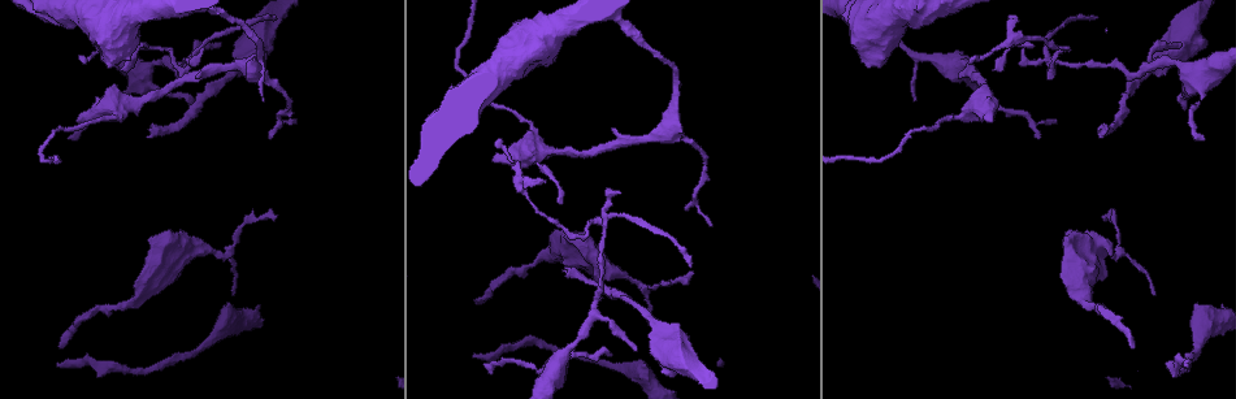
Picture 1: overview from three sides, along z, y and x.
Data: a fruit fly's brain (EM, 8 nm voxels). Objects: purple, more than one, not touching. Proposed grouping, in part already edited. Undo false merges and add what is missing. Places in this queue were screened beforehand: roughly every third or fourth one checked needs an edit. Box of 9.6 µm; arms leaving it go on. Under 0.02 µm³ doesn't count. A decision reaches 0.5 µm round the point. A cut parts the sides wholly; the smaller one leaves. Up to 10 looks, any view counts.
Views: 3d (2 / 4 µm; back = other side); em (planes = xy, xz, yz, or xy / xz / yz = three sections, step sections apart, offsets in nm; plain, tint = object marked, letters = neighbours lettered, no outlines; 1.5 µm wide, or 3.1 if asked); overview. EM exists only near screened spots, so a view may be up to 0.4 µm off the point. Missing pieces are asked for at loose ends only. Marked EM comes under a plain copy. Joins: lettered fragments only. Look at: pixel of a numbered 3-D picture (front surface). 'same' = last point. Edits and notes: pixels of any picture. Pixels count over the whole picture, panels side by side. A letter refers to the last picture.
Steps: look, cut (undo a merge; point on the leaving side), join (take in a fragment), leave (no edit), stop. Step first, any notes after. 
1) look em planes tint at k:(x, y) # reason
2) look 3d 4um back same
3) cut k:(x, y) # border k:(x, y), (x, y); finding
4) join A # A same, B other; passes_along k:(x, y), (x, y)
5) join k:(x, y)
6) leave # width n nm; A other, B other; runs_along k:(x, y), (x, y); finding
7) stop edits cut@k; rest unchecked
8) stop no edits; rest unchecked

look 3d 2um at 1:(1145, 65) # sudden change in width

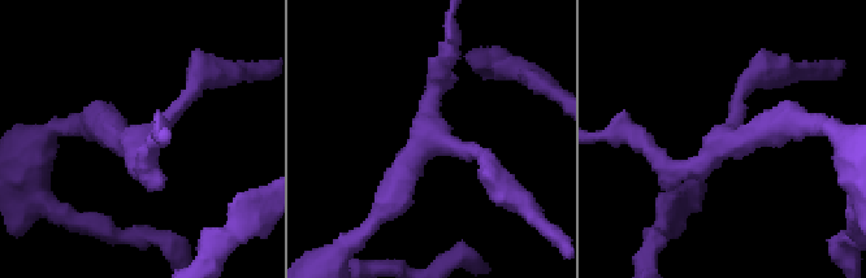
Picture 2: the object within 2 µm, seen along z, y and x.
look em xz step 8 letters at 2:(729, 138)

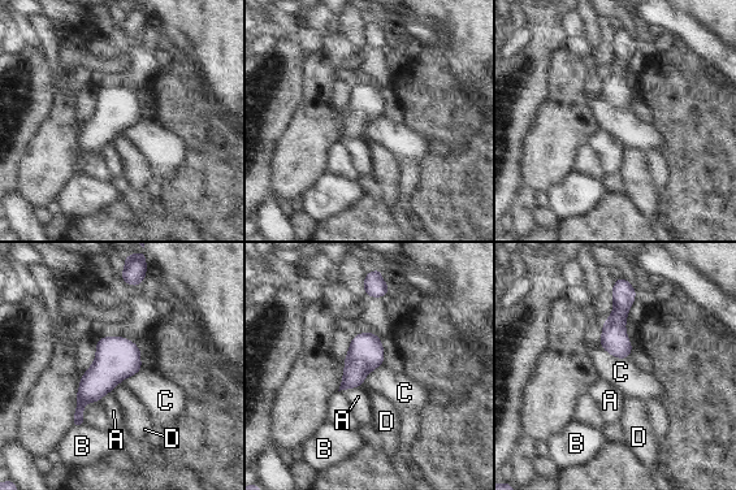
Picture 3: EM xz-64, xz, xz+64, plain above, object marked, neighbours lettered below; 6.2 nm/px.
look em yz step 8 letters same

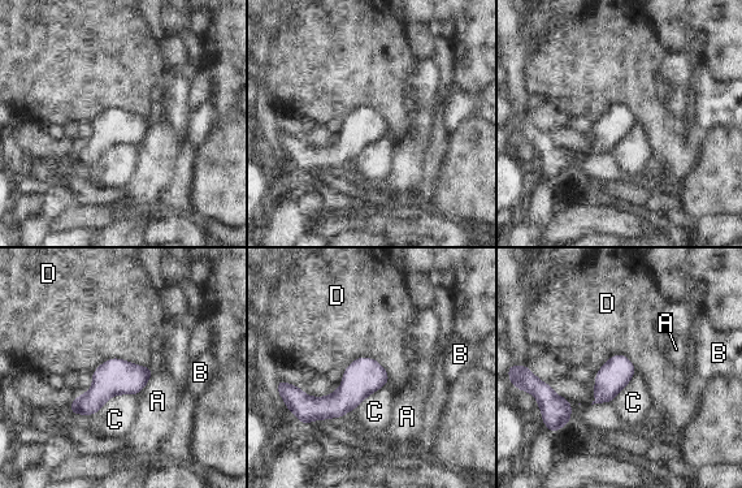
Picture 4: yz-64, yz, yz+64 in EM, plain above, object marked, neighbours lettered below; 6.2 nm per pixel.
leave # width 190 nm; A other, B other, C other, D other; border 4:(152, 370), (109, 358), (92, 372); continuous, no second neuron

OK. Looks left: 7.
look em planes letters at 1:(188, 68)

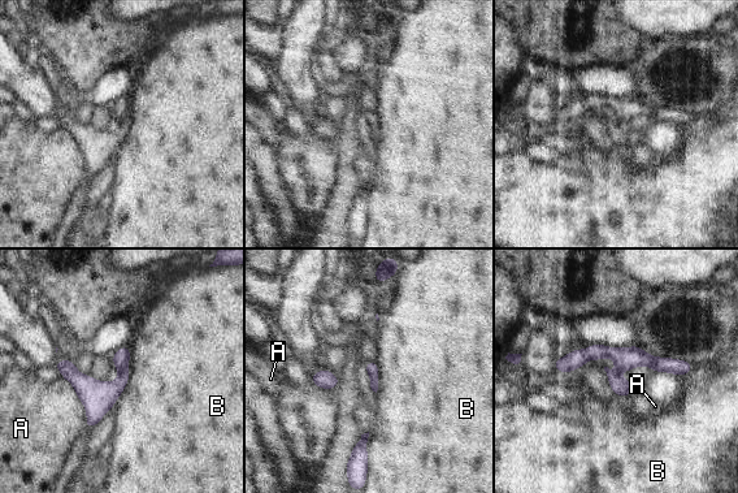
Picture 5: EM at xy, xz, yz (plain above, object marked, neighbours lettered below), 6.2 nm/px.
cut 5:(98, 397) # A other, B other; border 5:(127, 363), (121, 371); a second neuron is stuck on

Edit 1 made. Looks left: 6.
look em xz step 8 tint at 1:(711, 225) # thin end

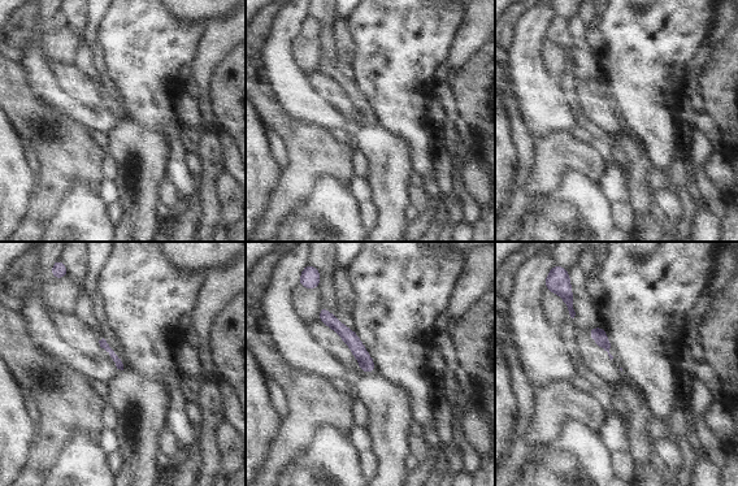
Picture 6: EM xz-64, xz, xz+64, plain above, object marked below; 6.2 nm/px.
look em planes letters same # another direction

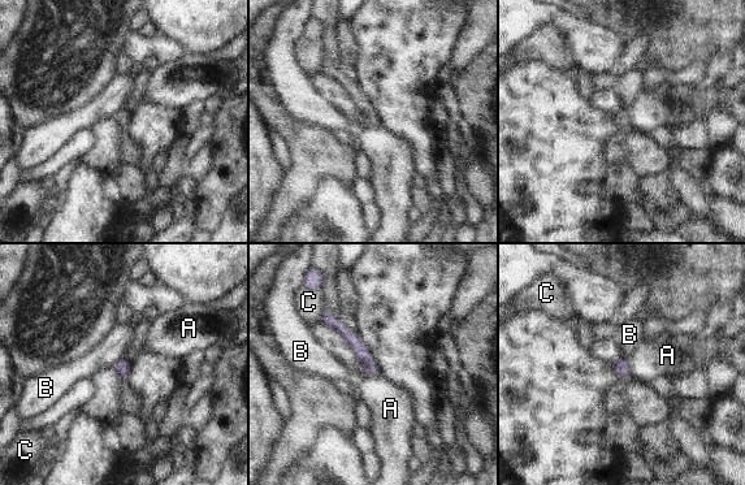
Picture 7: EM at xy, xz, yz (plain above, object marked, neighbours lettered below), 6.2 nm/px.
leave # A other, B other, C other; border 7:(627, 360), (629, 375); no lettered fragment goes on from it

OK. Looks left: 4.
look em planes letters at 1:(1185, 367) # long arm stops here

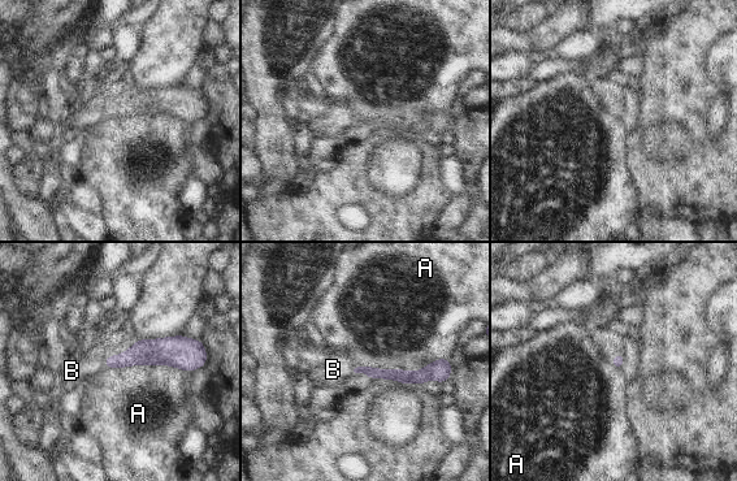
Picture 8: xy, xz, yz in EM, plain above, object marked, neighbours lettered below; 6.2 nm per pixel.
join B # A other, B same; passes_along 8:(143, 352), (104, 363), (72, 371); it goes on there

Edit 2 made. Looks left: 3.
stop edits cut@5, join@8; rest unchecked

